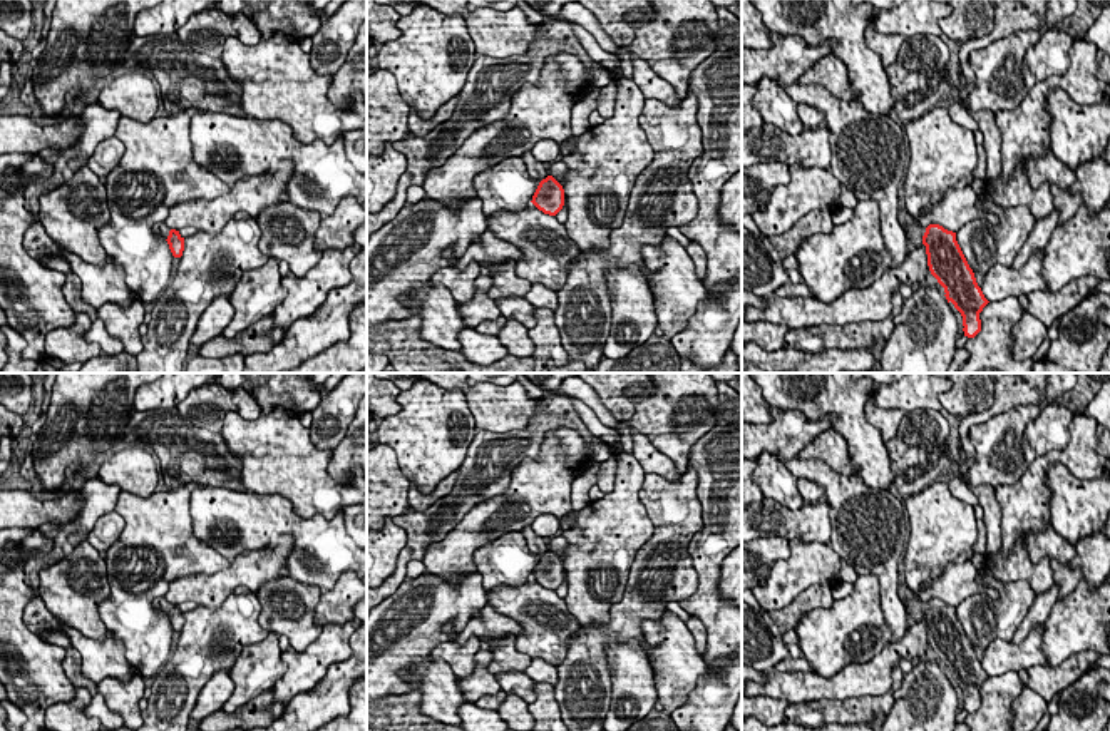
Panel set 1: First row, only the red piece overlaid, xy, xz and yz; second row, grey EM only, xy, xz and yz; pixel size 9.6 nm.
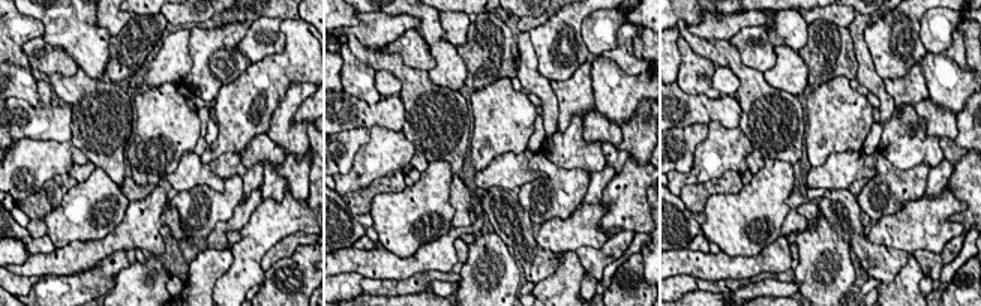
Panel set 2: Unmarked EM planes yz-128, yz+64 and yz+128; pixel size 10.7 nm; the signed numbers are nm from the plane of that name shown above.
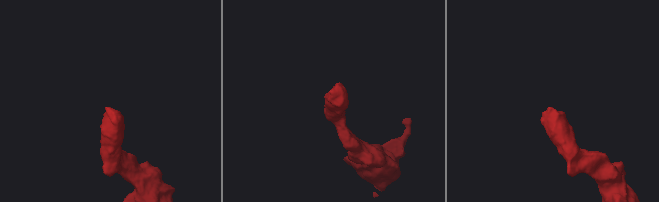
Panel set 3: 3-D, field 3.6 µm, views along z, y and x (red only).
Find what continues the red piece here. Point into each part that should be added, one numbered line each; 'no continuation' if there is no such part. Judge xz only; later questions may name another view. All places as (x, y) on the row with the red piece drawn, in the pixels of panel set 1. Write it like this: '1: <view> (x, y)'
1: xz (536, 169)

